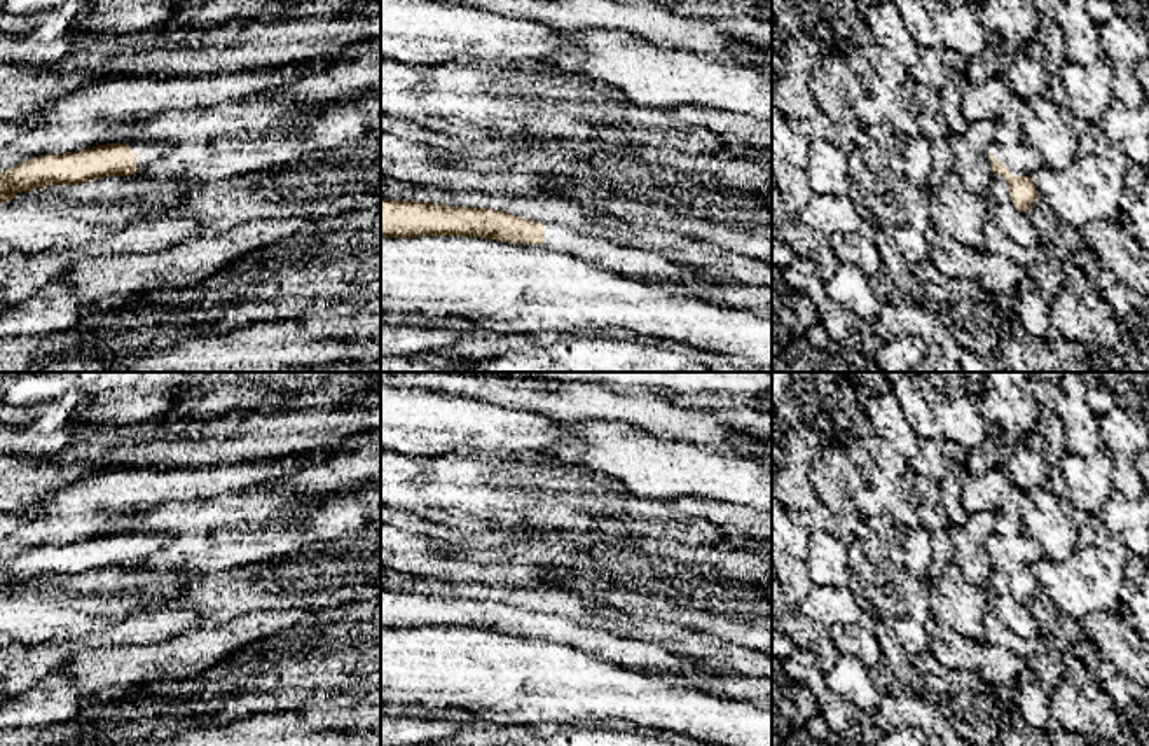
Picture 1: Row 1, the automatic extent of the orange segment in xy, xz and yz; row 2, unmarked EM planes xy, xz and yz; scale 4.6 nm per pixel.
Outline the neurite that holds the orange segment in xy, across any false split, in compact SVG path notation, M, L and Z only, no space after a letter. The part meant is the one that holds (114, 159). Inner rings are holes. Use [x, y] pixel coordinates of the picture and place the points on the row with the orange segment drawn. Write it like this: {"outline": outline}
{"outline": "M150 142L107 143L63 155L40 155L0 173L0 203L12 201L19 192L52 185L77 185L107 176L134 176L164 154Z"}

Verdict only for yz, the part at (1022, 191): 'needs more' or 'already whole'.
needs more

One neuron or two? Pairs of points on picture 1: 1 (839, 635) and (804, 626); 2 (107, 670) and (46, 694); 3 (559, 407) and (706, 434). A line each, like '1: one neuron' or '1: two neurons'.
1: two neurons
2: two neurons
3: one neuron

